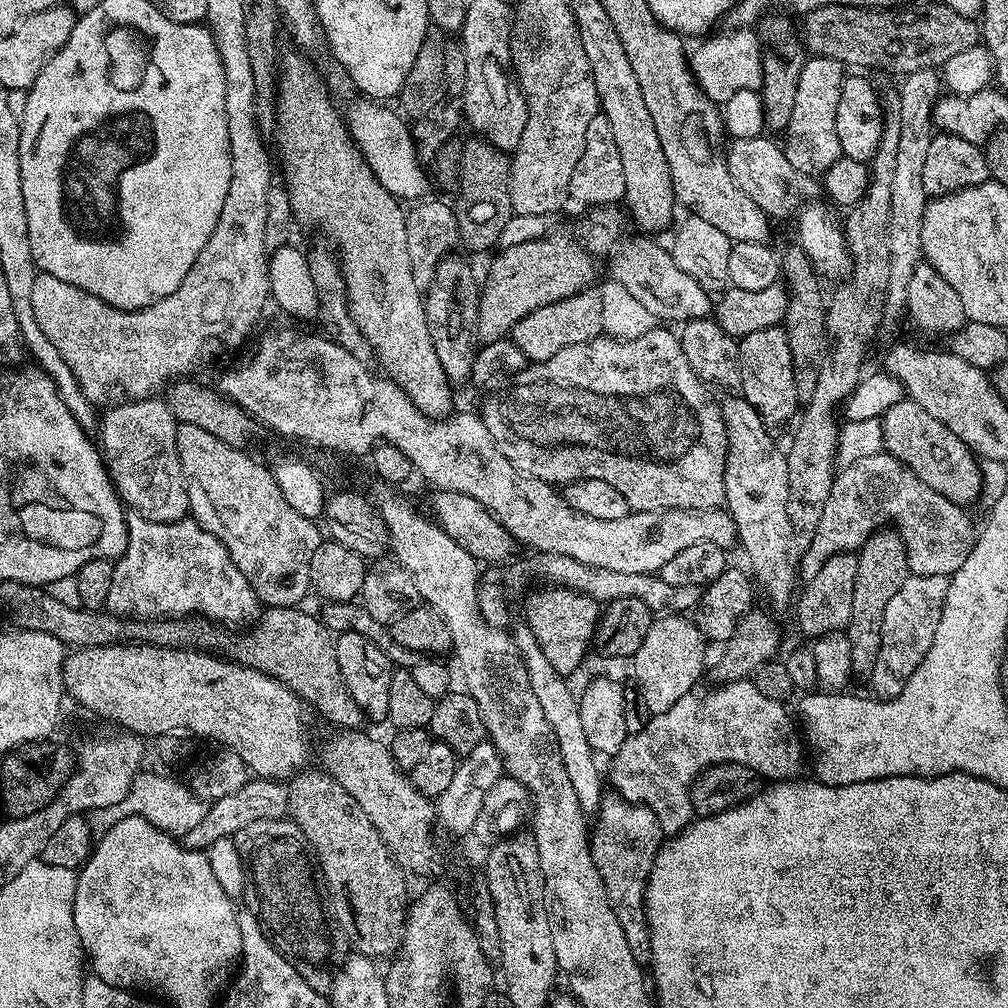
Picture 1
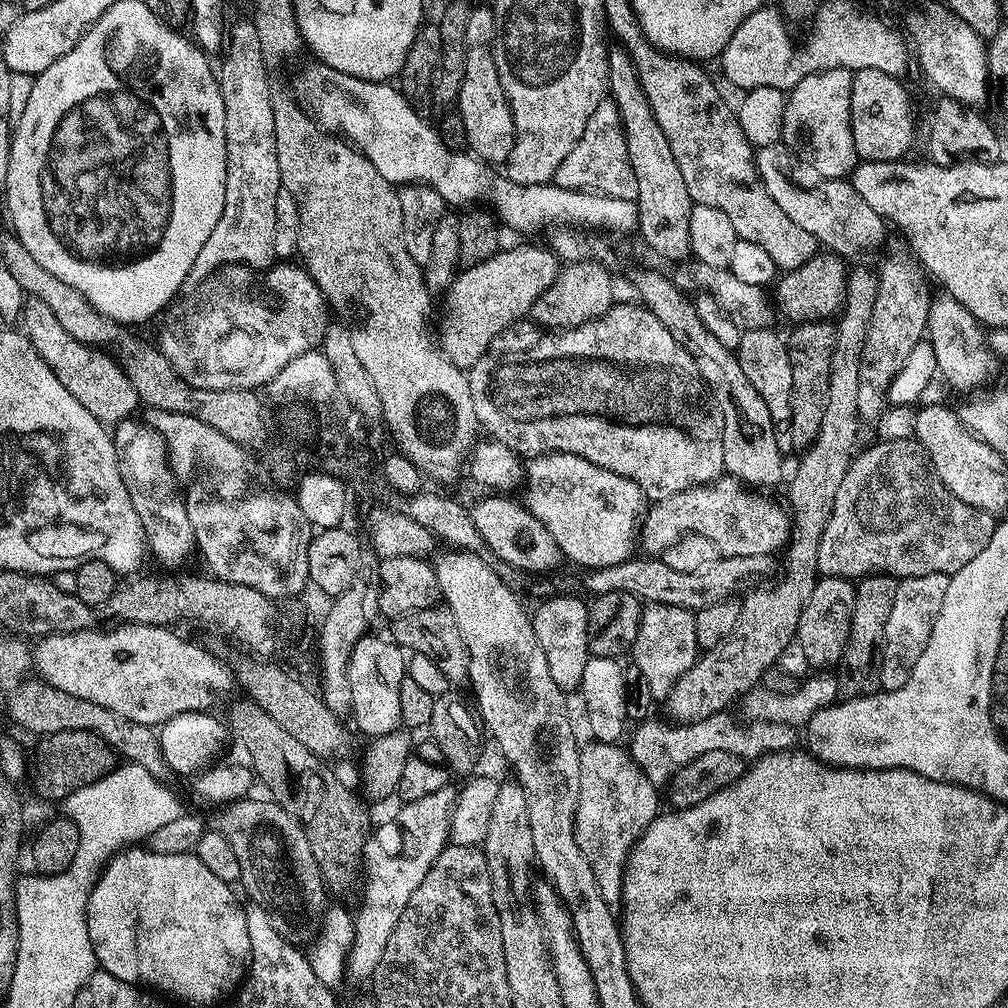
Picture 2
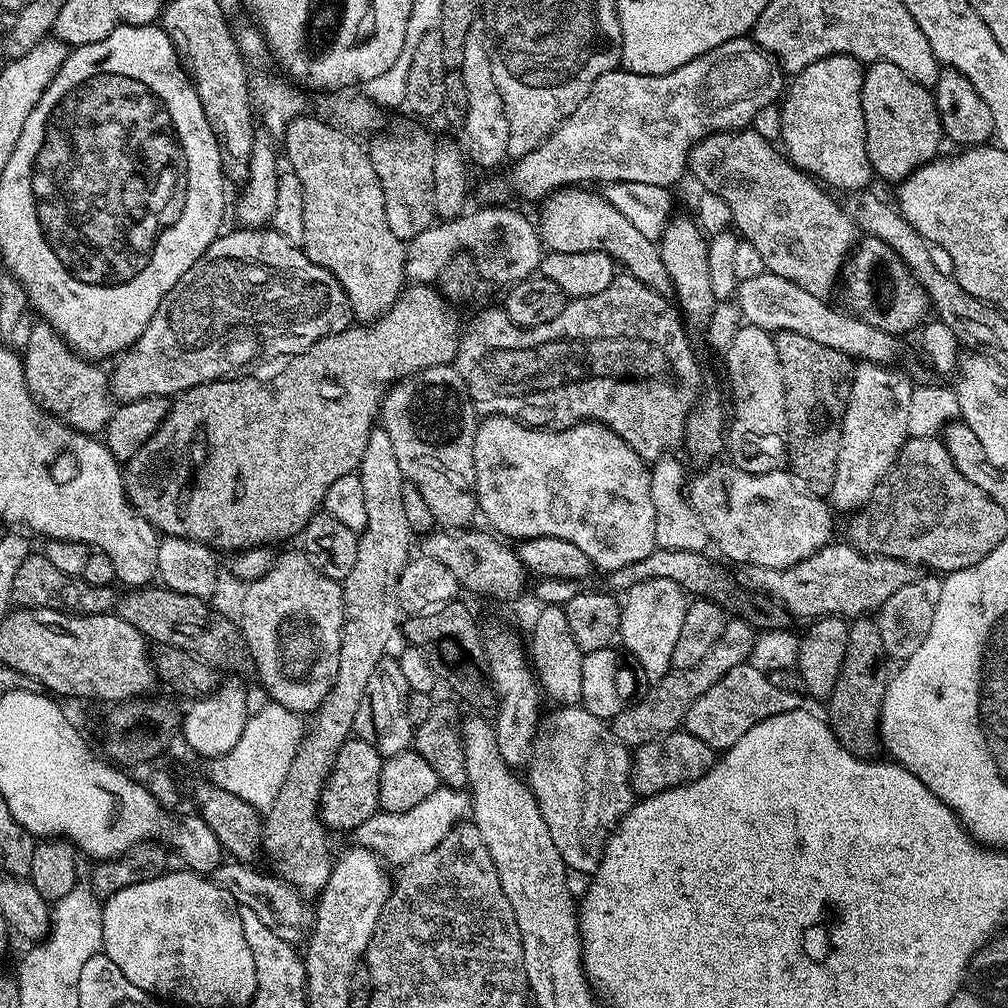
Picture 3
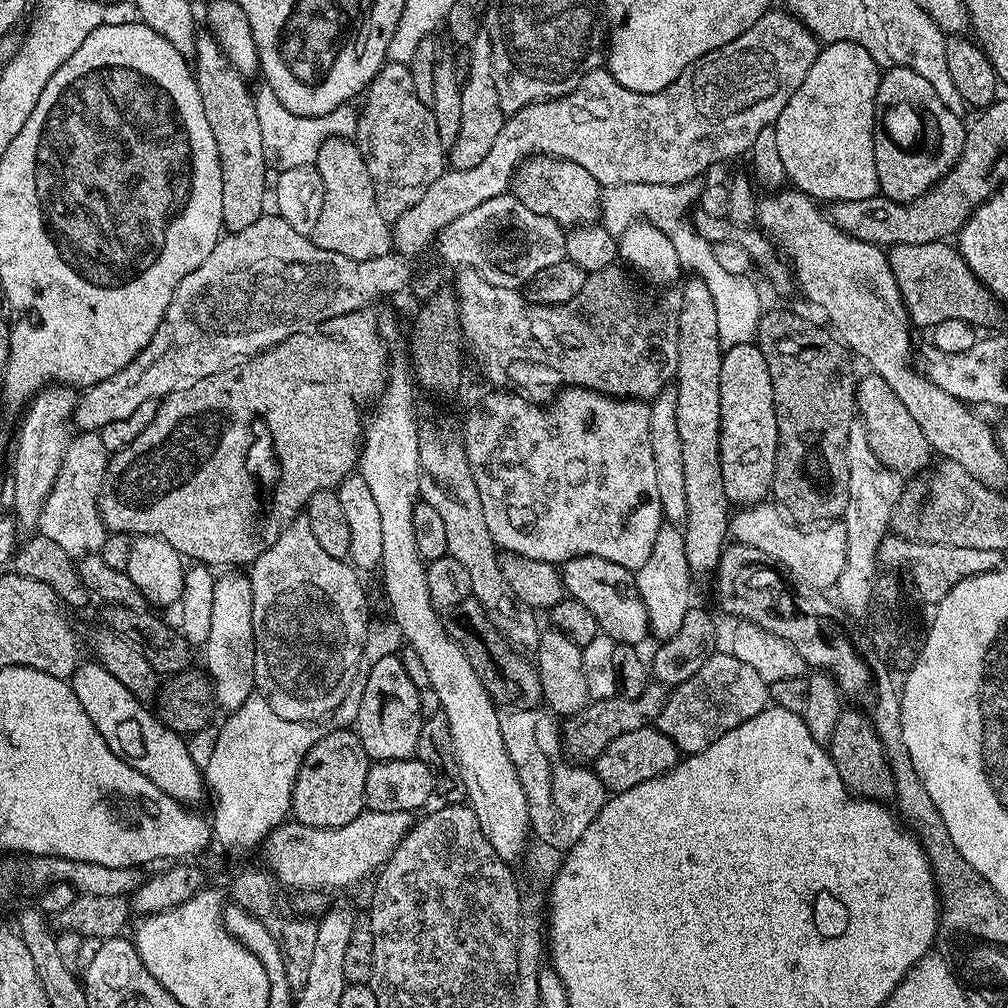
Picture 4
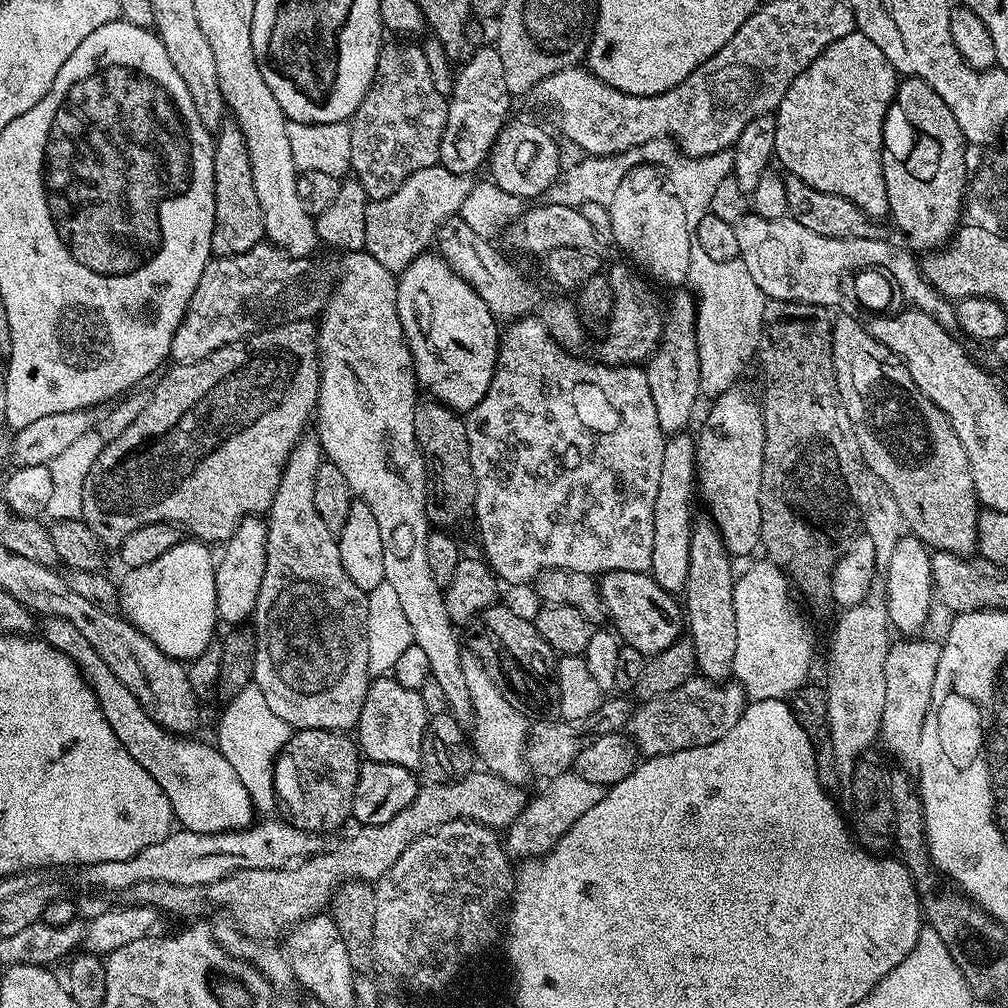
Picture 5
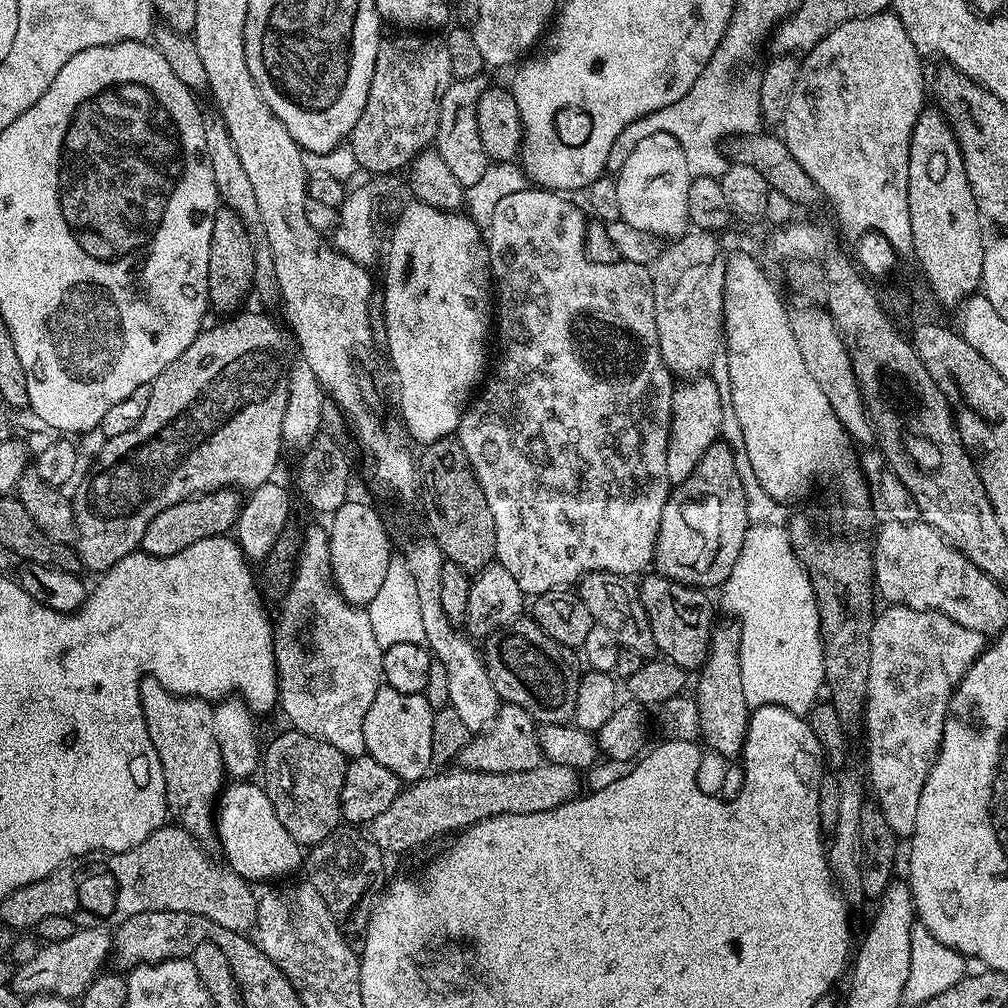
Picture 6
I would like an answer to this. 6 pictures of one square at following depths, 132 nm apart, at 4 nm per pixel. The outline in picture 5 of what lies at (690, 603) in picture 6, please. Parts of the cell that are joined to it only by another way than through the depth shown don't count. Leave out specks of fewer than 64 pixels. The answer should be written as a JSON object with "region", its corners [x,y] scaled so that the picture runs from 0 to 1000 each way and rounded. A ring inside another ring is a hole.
{"region":[[[603,565],[594,572],[593,578],[602,614],[607,614],[606,622],[618,638],[629,641],[629,645],[642,653],[676,634],[681,623],[676,596],[668,588],[657,585],[646,569]]]}

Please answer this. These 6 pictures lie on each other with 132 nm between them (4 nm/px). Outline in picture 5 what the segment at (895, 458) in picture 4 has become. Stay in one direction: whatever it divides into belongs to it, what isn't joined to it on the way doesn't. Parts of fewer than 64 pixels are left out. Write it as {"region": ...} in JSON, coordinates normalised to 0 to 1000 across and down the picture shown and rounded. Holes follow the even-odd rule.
{"region":[[[845,313],[828,314],[825,322],[825,333],[825,358],[827,359],[829,378],[831,379],[831,391],[835,395],[835,403],[839,403],[839,411],[843,411],[843,419],[847,423],[847,431],[851,435],[856,463],[864,471],[871,473],[883,486],[887,498],[891,498],[894,517],[899,521],[900,527],[904,531],[910,532],[922,545],[941,548],[947,552],[963,553],[969,547],[968,519],[972,513],[974,501],[968,495],[966,474],[962,470],[962,458],[958,454],[958,446],[954,446],[954,438],[950,438],[950,431],[946,431],[946,423],[940,418],[938,411],[935,411],[935,407],[931,407],[931,403],[927,399],[923,399],[923,395],[919,395],[913,390],[907,375],[903,375],[903,367],[899,367],[899,363],[895,360],[893,354],[886,351],[878,341],[868,337],[856,320],[852,321]]]}

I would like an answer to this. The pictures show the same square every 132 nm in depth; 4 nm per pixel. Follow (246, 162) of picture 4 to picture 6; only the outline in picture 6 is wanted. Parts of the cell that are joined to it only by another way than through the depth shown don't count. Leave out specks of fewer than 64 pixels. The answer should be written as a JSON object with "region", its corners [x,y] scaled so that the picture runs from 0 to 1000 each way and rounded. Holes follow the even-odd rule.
{"region":[[[215,205],[212,228],[208,232],[208,268],[206,269],[206,296],[211,307],[218,306],[222,312],[230,312],[239,305],[242,293],[252,286],[254,265],[252,252],[254,242],[247,223],[231,206]]]}

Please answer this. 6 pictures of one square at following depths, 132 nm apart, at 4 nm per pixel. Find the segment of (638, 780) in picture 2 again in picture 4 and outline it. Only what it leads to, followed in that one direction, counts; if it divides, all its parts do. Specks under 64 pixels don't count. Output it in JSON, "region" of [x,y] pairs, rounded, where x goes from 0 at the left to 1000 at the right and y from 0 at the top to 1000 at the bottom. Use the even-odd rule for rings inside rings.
{"region":[[[539,701],[525,706],[497,705],[496,719],[500,743],[514,766],[514,776],[522,790],[524,815],[531,832],[555,843],[567,841],[569,835],[581,827],[581,819],[593,812],[593,804],[597,804],[601,793],[598,776],[586,761],[562,752],[558,745],[557,719],[553,711]]]}

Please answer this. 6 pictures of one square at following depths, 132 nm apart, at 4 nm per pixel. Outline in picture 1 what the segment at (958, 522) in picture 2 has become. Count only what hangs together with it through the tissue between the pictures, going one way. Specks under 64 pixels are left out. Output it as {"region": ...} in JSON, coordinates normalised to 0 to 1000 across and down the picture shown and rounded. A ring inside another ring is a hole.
{"region":[[[874,446],[866,453],[854,454],[828,469],[825,485],[815,502],[815,514],[812,514],[808,530],[797,541],[798,549],[794,552],[794,560],[792,556],[793,574],[801,577],[808,573],[808,569],[812,568],[825,551],[848,549],[867,528],[880,525],[882,521],[892,529],[893,537],[897,540],[897,550],[901,555],[901,566],[904,570],[937,570],[942,573],[952,564],[954,558],[958,558],[966,539],[966,524],[964,528],[963,522],[956,517],[952,508],[955,508],[953,501],[944,500],[935,494],[935,490],[923,486],[919,478],[911,475],[902,464],[880,448]]]}

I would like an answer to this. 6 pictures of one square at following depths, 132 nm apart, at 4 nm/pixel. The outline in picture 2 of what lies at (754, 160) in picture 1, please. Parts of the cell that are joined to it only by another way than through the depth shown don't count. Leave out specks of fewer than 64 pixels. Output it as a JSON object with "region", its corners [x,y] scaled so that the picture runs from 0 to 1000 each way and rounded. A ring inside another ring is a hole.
{"region":[[[775,141],[753,148],[748,155],[754,179],[757,180],[764,194],[772,200],[772,204],[776,204],[776,210],[786,220],[796,224],[796,228],[807,234],[811,243],[831,250],[838,256],[844,256],[849,246],[865,246],[868,242],[875,241],[879,219],[871,212],[867,212],[863,204],[859,204],[859,199],[851,193],[851,188],[847,188],[845,182],[837,177],[825,179],[821,175],[812,173],[812,169],[808,169],[808,165],[801,158],[793,159],[786,150],[783,144]]]}

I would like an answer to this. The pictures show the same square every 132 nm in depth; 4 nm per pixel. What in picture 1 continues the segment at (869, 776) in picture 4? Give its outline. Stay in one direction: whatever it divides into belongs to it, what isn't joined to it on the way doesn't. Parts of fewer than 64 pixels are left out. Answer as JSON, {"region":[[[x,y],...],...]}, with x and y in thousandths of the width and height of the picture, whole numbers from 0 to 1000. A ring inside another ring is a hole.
{"region":[[[887,526],[867,528],[851,546],[851,565],[847,573],[846,607],[843,609],[839,630],[843,637],[843,661],[850,672],[861,673],[871,653],[872,638],[875,637],[876,607],[903,570],[897,540]]]}

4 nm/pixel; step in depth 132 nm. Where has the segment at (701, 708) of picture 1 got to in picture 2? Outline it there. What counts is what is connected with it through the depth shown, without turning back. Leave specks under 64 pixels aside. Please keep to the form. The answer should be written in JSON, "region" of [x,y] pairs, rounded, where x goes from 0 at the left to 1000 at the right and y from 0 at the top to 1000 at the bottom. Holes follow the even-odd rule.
{"region":[[[715,708],[700,712],[696,716],[670,720],[663,716],[654,718],[653,715],[647,714],[648,712],[640,713],[630,719],[631,727],[628,728],[625,739],[627,754],[643,769],[646,778],[657,780],[678,758],[704,744],[724,744],[724,748],[732,748],[739,756],[745,756],[754,753],[761,746],[780,746],[789,739],[786,737],[789,736],[792,726],[782,718],[742,716],[737,722],[720,711],[721,709]]]}

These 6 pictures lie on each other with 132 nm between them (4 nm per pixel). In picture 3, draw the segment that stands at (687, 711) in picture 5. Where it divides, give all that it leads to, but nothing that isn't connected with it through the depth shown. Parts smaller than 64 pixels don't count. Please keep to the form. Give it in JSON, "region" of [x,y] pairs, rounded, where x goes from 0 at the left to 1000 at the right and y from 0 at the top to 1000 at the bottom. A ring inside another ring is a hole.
{"region":[[[739,657],[728,661],[715,675],[708,677],[704,685],[700,685],[694,692],[685,700],[677,722],[688,728],[688,732],[696,732],[700,740],[717,744],[728,740],[744,720],[764,712],[768,708],[780,708],[784,704],[795,701],[795,688],[784,685],[772,685],[772,681],[762,676],[761,670]]]}

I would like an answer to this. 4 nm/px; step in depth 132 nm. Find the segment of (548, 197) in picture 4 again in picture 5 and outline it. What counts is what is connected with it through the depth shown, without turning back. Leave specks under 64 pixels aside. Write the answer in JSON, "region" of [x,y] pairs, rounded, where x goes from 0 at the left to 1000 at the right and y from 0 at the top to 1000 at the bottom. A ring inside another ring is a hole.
{"region":[[[505,118],[494,133],[488,151],[484,155],[483,170],[488,170],[486,179],[503,191],[526,196],[539,195],[549,182],[556,178],[556,147],[540,127],[524,119]]]}

